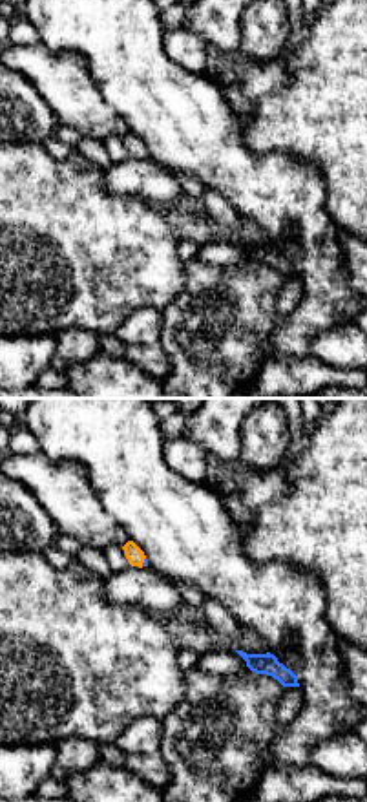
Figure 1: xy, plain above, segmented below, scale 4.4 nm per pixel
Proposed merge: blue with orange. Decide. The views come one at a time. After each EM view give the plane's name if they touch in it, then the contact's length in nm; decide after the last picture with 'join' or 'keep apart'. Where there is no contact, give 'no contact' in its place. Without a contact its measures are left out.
contact in xy; length 40 nm

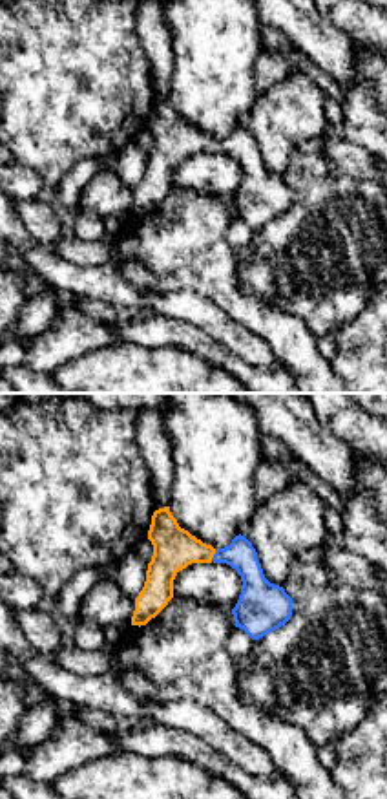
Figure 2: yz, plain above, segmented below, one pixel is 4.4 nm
contact in yz; length 60 nm

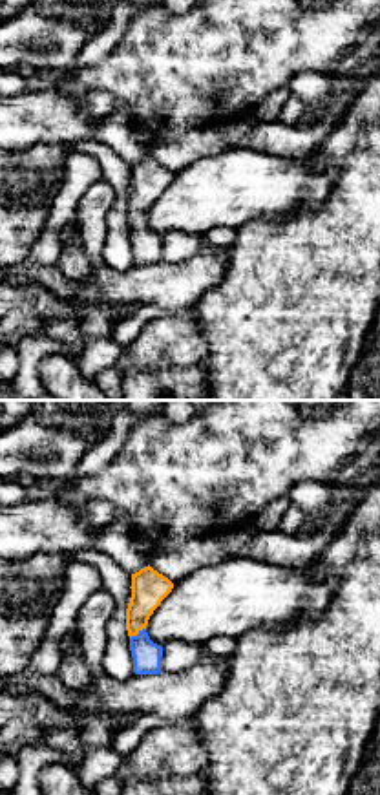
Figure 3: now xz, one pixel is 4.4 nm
contact in xz; length 90 nm

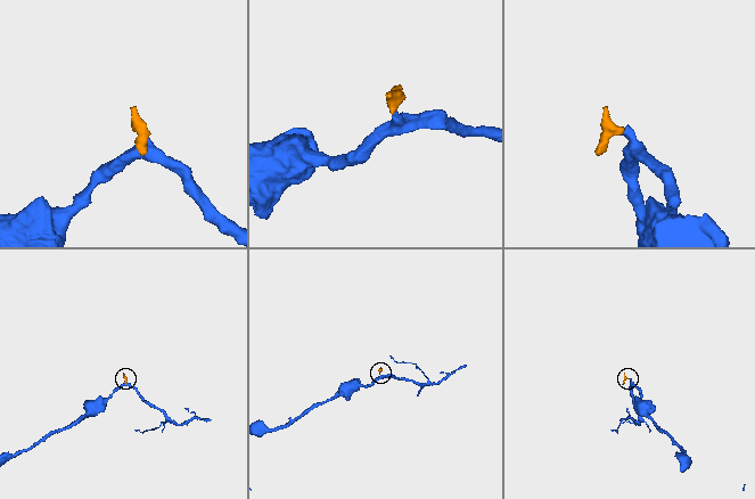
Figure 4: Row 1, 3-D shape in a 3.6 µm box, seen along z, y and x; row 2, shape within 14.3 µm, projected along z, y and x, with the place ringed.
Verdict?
join

